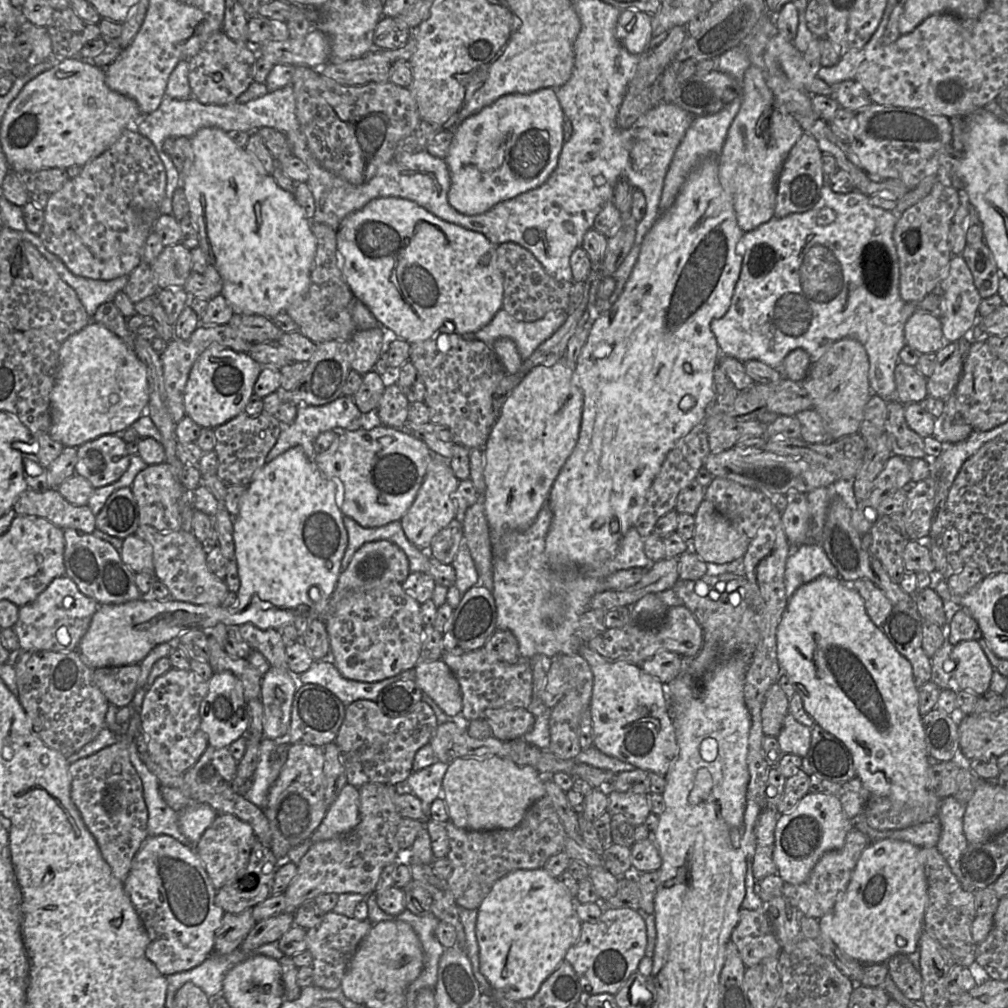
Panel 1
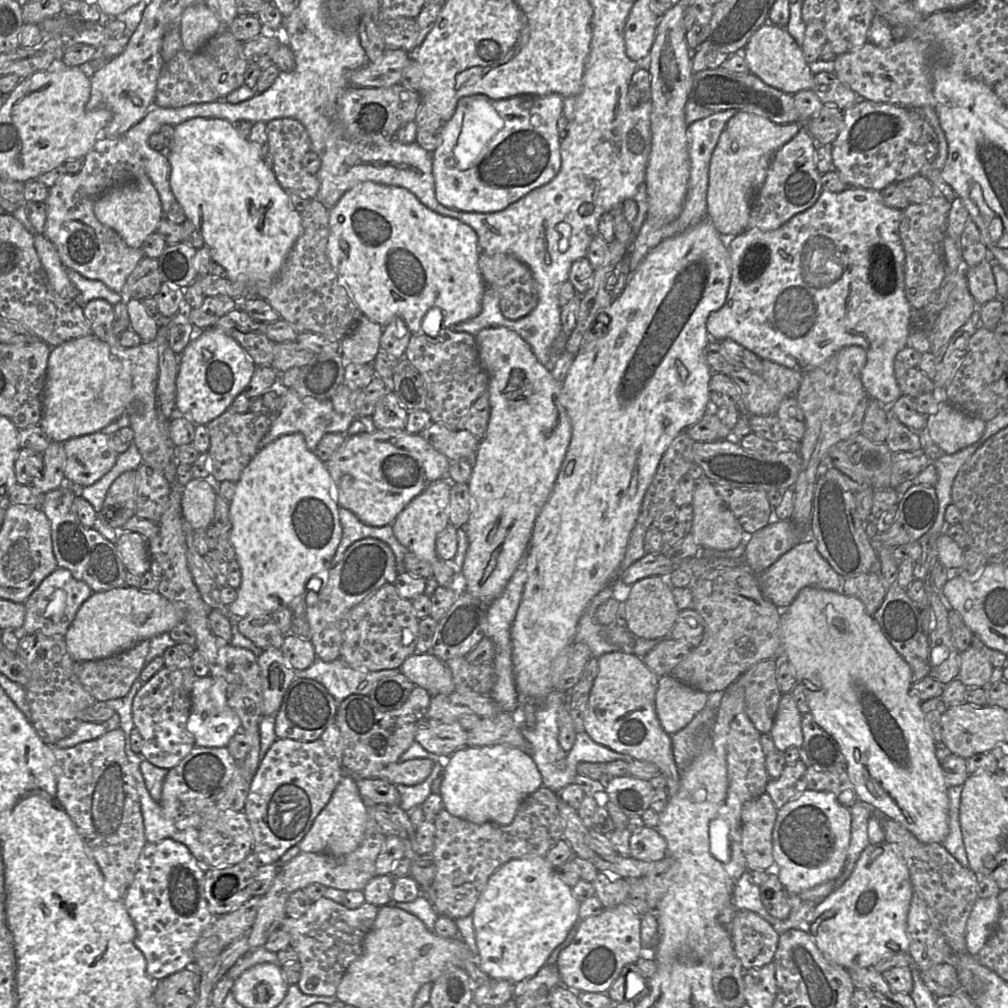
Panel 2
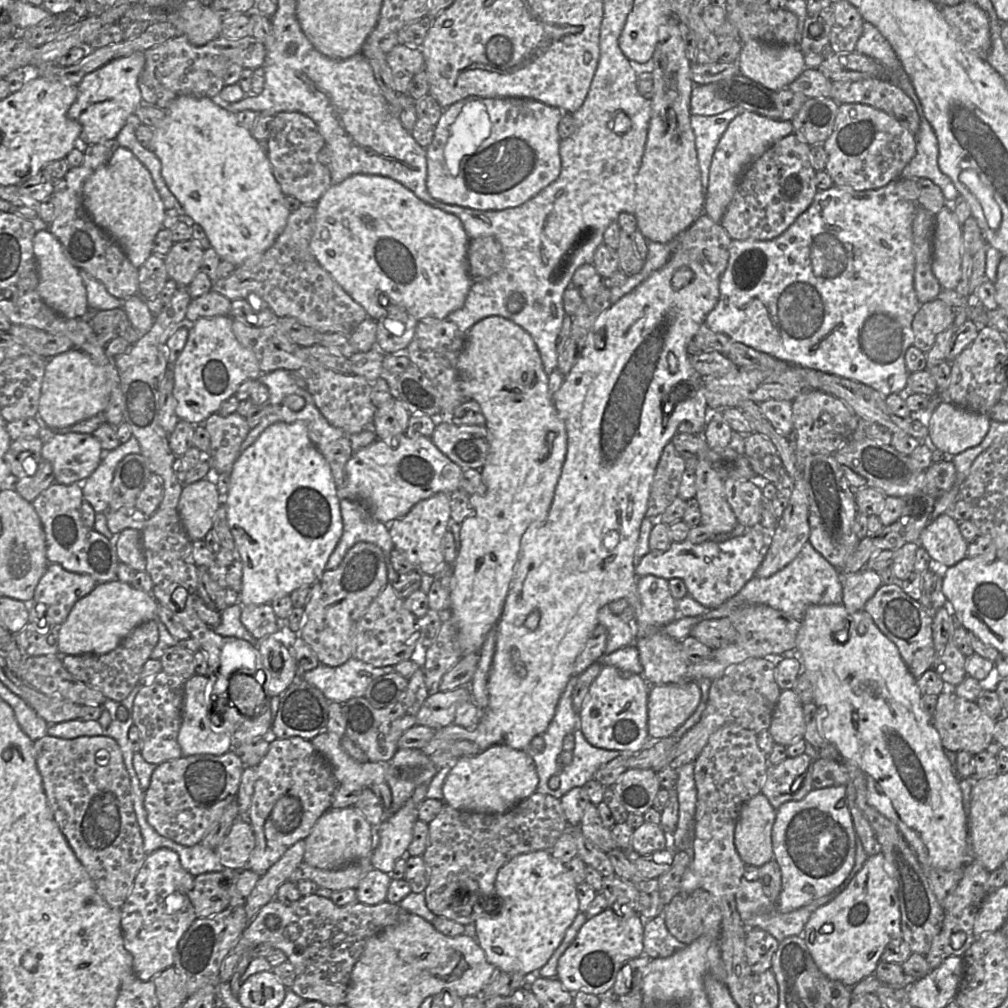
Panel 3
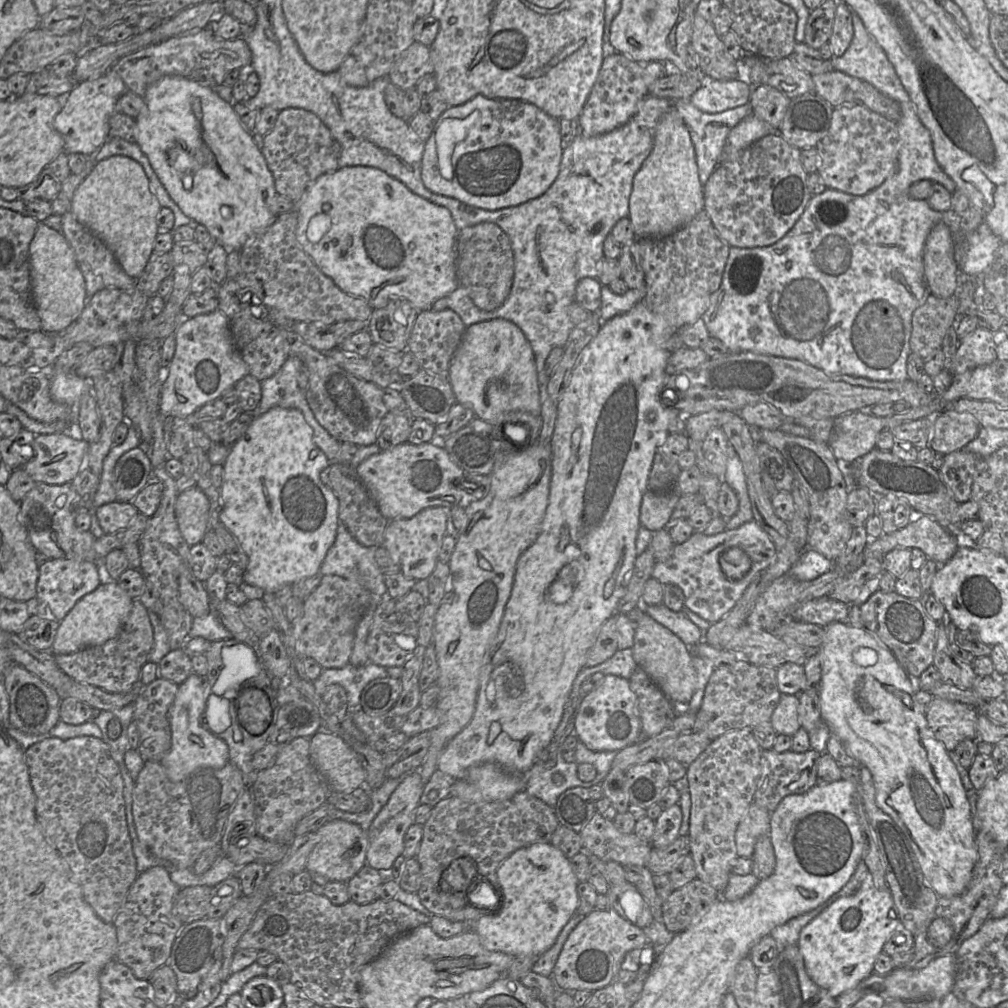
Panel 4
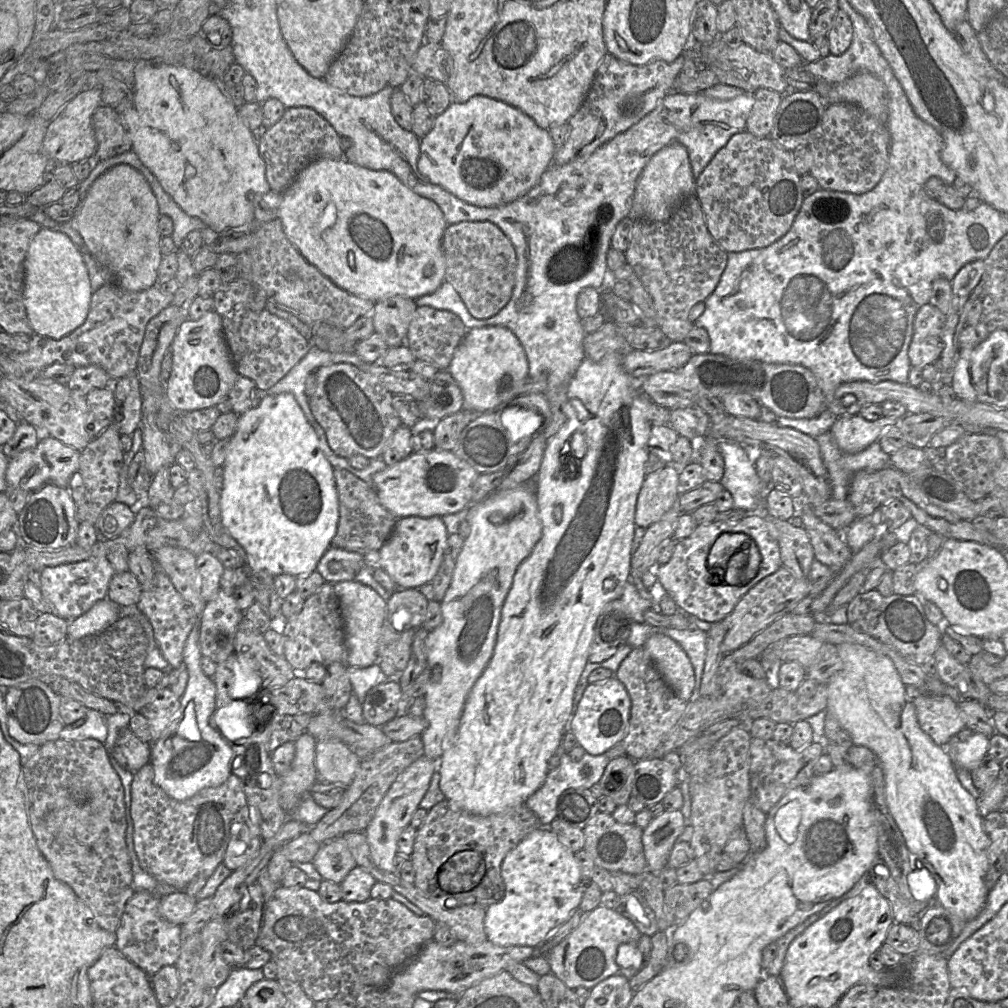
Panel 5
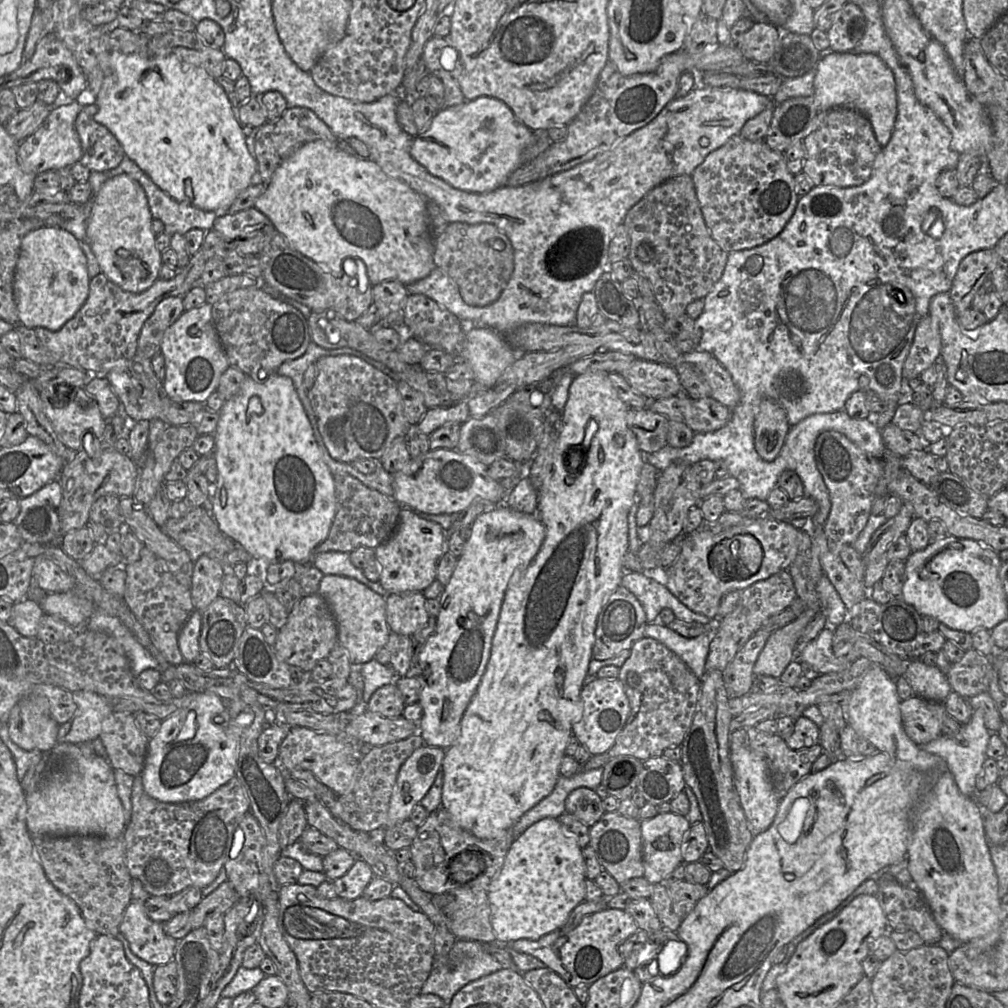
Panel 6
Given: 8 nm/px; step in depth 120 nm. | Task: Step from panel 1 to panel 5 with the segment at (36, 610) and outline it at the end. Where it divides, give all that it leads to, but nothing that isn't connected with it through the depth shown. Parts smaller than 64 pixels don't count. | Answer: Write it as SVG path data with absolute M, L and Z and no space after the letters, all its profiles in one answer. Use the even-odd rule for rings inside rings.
M91 557L79 562L44 567L39 571L39 588L43 597L51 606L50 613L54 613L70 622L89 611L98 601L107 598L109 582L114 574L116 572L107 557Z

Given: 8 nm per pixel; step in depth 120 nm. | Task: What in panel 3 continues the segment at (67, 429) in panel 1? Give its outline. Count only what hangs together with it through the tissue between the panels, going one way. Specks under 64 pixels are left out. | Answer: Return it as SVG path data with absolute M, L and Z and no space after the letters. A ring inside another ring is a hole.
M72 348L46 361L37 415L46 427L60 430L102 413L110 394L111 381L105 370Z

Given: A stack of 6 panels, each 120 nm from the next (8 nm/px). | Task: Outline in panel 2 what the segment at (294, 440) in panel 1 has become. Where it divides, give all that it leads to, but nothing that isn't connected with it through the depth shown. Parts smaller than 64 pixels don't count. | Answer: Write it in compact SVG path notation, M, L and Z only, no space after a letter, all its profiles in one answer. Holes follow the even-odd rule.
M278 375L278 379L269 390L275 391L278 396L280 396L279 409L281 409L281 411L279 415L272 420L269 431L259 442L258 450L264 448L280 436L299 432L304 435L308 450L315 453L319 441L327 433L342 433L347 436L353 436L368 432L365 425L358 419L337 413L330 400L318 400L309 396L299 397L294 392L289 392L288 387L281 384L280 377L281 375Z

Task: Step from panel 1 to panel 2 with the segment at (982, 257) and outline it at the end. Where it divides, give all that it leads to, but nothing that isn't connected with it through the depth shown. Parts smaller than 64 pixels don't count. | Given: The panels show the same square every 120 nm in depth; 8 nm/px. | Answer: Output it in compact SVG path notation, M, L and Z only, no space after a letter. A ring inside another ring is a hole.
M988 260L968 268L966 278L969 292L979 306L998 297L992 265Z

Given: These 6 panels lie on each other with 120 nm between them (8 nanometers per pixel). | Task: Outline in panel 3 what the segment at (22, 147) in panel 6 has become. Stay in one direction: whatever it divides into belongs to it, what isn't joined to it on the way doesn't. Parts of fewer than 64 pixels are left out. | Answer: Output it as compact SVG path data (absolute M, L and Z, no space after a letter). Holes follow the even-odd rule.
M138 51L130 56L111 61L86 75L78 85L76 101L68 110L68 117L82 126L80 140L87 145L102 142L114 143L128 118L143 104L139 77L144 70L146 56Z

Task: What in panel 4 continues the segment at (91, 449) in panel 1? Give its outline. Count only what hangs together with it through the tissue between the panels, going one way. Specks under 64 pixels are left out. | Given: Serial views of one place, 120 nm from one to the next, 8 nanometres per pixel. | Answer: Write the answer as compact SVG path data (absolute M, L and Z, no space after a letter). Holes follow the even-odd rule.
M66 433L36 435L33 456L22 468L37 483L70 483L84 466L89 443Z

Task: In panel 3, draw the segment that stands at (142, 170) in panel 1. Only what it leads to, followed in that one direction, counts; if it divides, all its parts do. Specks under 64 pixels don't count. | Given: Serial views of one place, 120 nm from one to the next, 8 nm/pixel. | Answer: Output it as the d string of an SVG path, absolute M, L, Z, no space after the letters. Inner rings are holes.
M116 139L114 143L89 145L81 165L69 169L61 180L54 181L54 191L50 197L54 206L54 220L49 230L61 243L66 258L73 266L85 270L101 282L112 296L125 300L138 294L138 269L129 261L118 242L92 221L82 202L84 182L96 169L108 162L118 146Z

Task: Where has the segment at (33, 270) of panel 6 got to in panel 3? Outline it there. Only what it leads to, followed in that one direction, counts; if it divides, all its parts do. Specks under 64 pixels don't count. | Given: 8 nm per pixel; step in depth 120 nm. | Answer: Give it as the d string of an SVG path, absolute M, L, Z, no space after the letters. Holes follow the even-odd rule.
M49 229L36 231L33 238L33 252L39 277L37 291L45 304L68 319L85 315L88 311L87 292L79 275L79 269L69 262L61 243Z

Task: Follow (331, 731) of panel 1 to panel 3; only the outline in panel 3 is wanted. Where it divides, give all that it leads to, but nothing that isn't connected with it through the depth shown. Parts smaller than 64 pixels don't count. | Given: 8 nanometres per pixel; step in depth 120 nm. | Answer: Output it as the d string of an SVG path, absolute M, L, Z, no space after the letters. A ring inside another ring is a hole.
M297 668L297 676L296 676L295 680L285 690L285 692L280 696L280 704L279 704L279 707L278 707L277 715L276 715L276 718L275 718L274 722L272 723L272 726L271 726L270 742L271 742L271 740L275 740L275 739L280 739L281 740L281 739L288 739L288 738L291 738L291 737L301 737L301 738L303 738L305 740L311 741L314 737L316 737L320 733L327 732L327 721L328 721L328 707L329 707L329 704L330 704L330 701L325 698L323 693L319 689L317 689L313 685L309 684L308 682L304 681L302 679L302 677L301 678L298 677L298 668Z

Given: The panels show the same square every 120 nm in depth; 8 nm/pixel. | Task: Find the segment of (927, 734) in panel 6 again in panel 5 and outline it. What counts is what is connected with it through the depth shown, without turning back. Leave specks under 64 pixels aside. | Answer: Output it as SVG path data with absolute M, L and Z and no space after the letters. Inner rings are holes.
M922 694L913 701L920 728L942 748L966 727L958 704L948 695Z

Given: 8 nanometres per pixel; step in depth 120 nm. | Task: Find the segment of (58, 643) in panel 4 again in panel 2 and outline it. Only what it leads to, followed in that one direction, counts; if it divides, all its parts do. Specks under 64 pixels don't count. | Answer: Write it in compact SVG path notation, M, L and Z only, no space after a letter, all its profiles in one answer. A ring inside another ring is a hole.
M125 586L125 587L115 588L115 589L111 589L103 592L94 592L80 606L73 622L69 626L64 636L64 640L66 643L67 650L75 662L101 660L101 659L105 659L113 655L119 654L121 652L127 651L143 640L150 640L159 634L166 633L166 632L169 633L172 628L174 628L178 623L182 621L184 621L184 611L177 609L173 603L171 603L169 600L167 600L164 596L162 596L158 592L141 591L138 588Z

